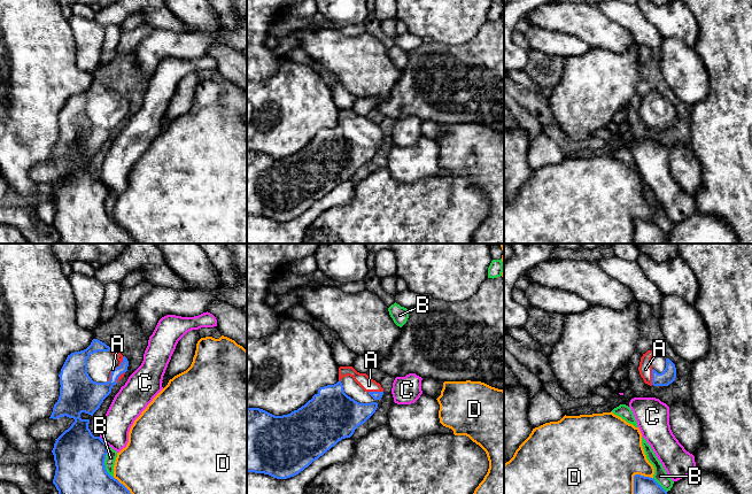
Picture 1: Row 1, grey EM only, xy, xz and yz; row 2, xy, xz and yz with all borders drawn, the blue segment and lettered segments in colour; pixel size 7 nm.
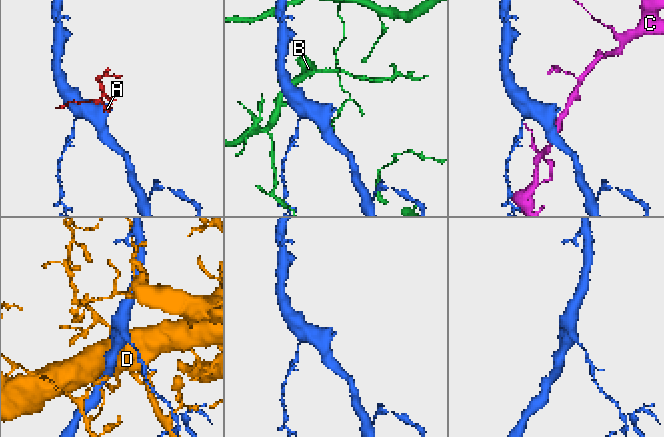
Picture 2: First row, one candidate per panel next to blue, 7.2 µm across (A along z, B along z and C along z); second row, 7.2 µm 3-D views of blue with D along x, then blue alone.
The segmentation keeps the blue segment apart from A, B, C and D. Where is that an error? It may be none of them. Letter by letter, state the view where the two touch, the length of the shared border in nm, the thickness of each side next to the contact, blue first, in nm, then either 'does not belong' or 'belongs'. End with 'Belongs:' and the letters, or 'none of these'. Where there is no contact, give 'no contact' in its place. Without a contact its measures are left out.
A: contact in yz; length 110 nm; calibres 100 and 100 nm; belongs
B: contact in xy; length 220 nm; calibres 360 and 80 nm; does not belong
C: contact in xy; length 100 nm; calibres 360 and 200 nm; does not belong
D: contact in yz; length 180 nm; calibres 130 and 500 nm; does not belong
Belongs: A

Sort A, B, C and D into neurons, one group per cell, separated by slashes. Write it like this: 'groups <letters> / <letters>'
groups A / B / C / D

